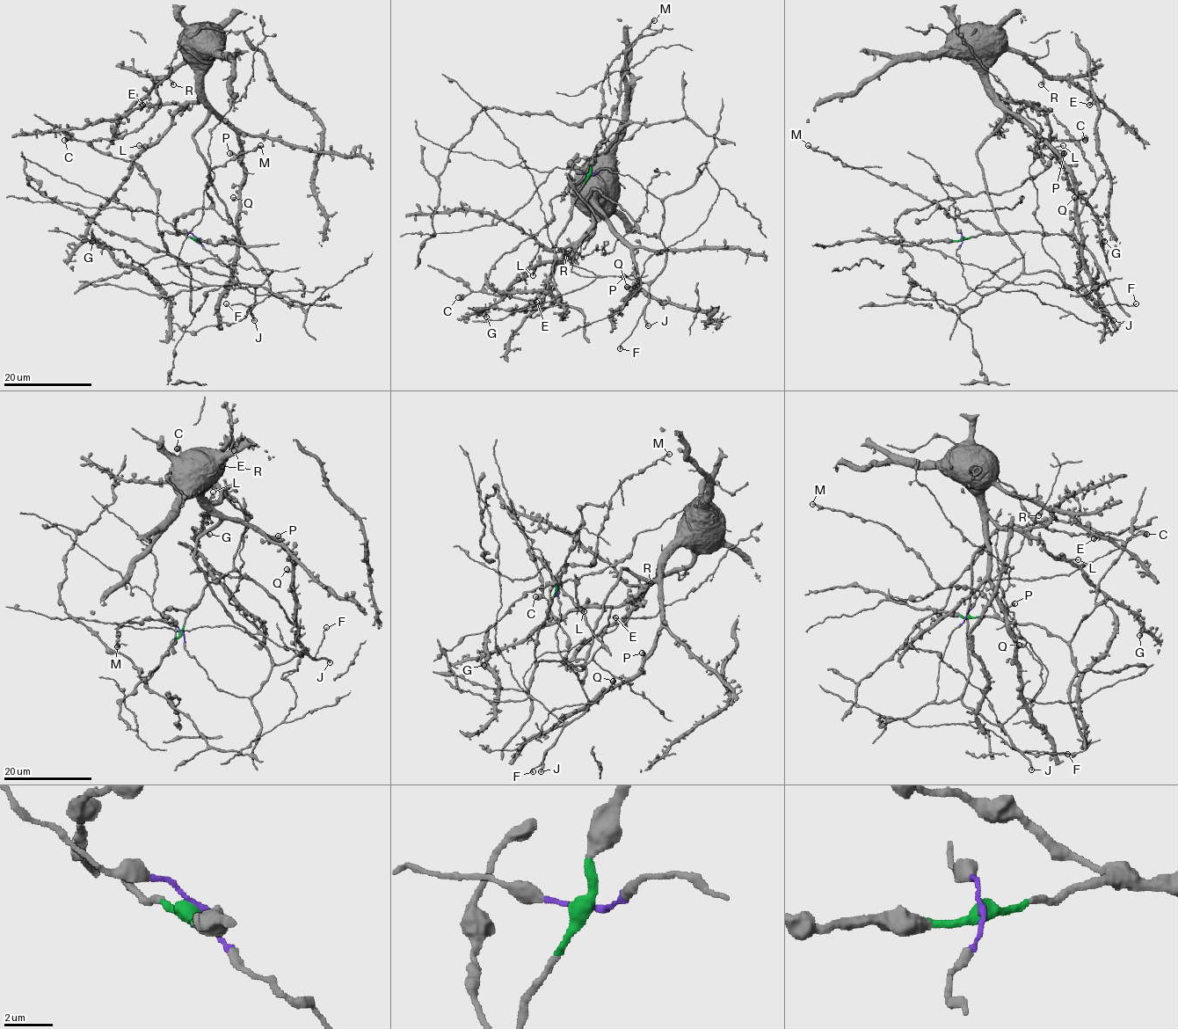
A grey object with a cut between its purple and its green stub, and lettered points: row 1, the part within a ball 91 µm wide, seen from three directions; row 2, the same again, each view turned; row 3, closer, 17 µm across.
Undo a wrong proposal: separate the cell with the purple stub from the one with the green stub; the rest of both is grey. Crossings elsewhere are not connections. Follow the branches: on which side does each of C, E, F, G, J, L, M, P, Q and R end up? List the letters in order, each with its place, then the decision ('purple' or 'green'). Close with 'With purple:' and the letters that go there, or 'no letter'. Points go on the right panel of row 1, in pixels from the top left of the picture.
C: place (1085, 140); green
E: place (1089, 105); purple
F: place (1136, 303); purple
G: place (1104, 241); purple
J: place (1113, 320); purple
L: place (1063, 145); purple
M: place (808, 145); green
P: place (1064, 153); purple
Q: place (1074, 197); purple
R: place (1041, 84); purple
With purple: E, F, G, J, L, P, Q, R

